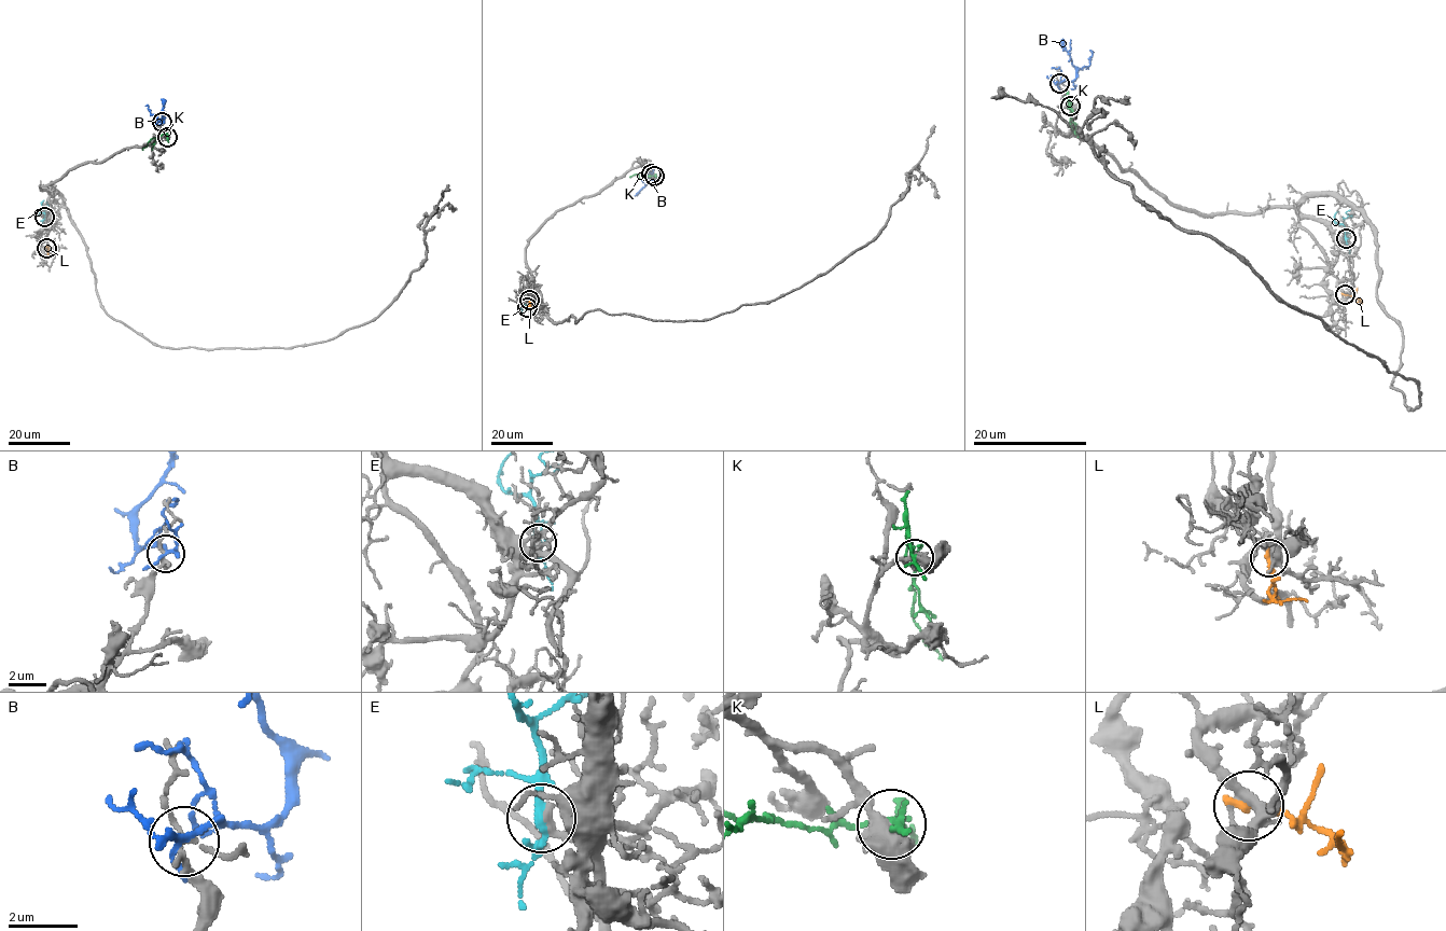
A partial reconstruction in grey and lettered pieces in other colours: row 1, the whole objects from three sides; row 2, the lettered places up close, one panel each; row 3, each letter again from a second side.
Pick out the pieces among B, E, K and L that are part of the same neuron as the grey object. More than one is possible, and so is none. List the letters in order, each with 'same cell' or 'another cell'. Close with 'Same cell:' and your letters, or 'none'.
B: another cell
E: same cell
K: another cell
L: another cell
Same cell: E

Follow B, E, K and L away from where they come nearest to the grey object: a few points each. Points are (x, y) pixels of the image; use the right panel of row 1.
B: (1059, 83), (1071, 81), (1076, 72), (1090, 64), (1093, 52)
E: (1346, 238), (1345, 227), (1334, 222), (1338, 211)
K: (1071, 107), (1068, 100), (1071, 103), (1070, 127), (1079, 138)
L: (1346, 295), (1361, 302), (1361, 299)

